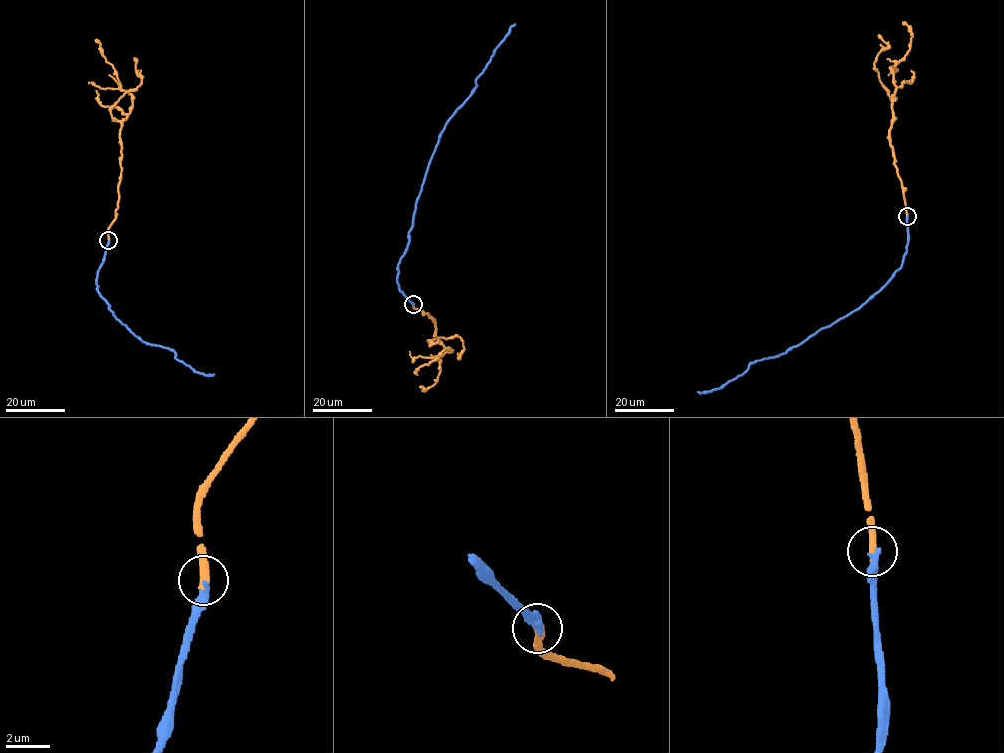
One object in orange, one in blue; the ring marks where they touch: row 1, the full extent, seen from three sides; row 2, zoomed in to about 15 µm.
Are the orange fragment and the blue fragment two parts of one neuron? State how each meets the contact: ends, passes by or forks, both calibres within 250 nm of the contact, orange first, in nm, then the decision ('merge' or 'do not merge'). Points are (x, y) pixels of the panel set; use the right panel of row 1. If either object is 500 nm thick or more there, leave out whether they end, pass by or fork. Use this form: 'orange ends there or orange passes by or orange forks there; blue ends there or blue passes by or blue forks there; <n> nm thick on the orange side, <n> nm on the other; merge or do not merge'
orange ends there; blue ends there; 400 nm thick on the orange side, 320 nm on the other; merge

